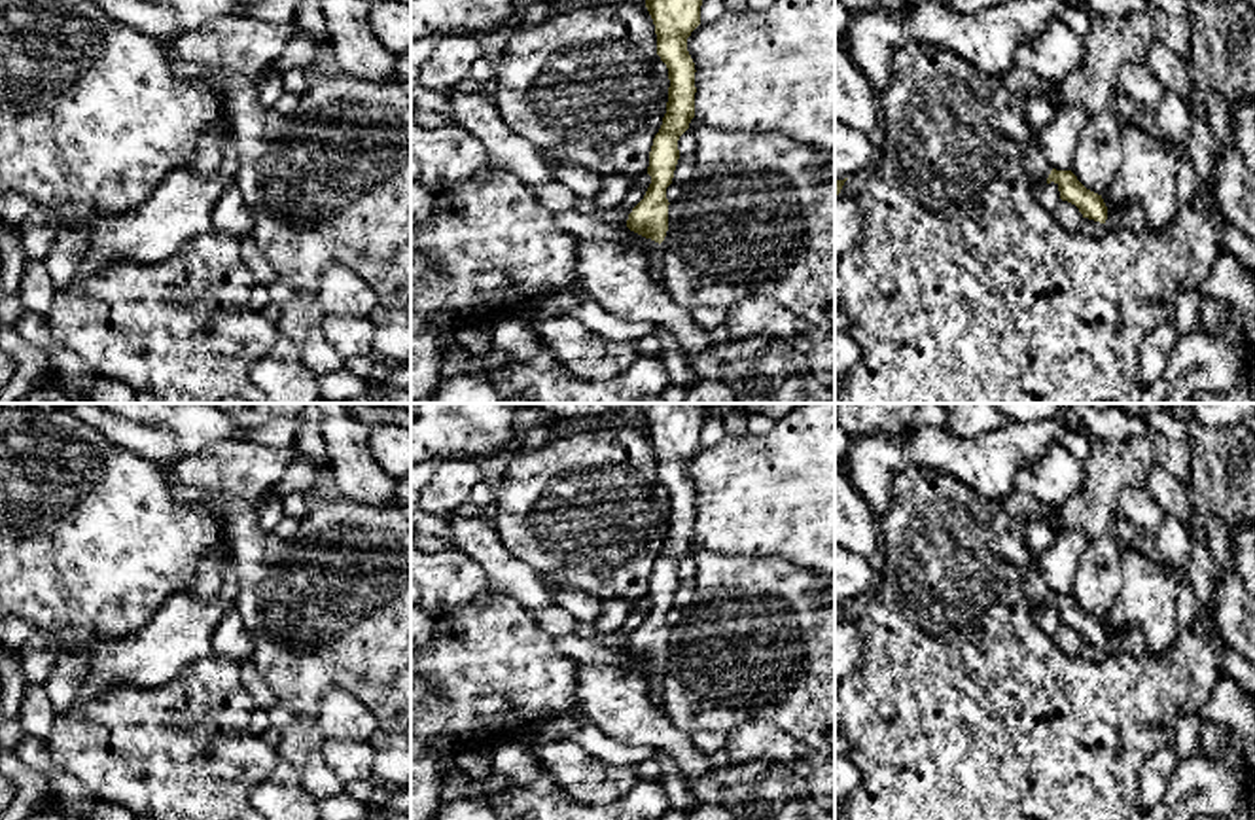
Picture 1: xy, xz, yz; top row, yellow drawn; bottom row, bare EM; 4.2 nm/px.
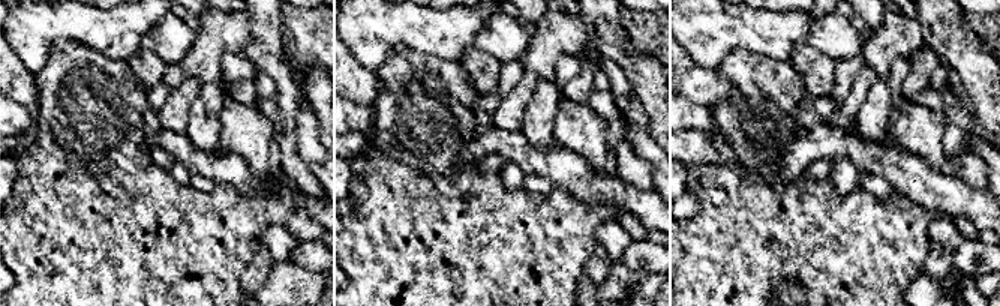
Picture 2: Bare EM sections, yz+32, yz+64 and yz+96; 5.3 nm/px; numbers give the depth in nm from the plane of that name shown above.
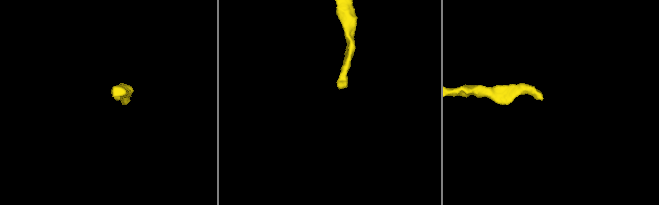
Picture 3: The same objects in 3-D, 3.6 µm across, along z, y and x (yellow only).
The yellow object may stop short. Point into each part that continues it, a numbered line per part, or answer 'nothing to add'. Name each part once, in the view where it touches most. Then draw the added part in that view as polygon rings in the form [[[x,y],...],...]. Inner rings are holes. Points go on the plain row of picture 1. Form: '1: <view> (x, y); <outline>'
1: yz (1131, 641); [[[1140,629],[1109,633],[1105,648],[1109,653],[1130,653],[1134,657],[1153,655],[1147,650],[1145,638]]]

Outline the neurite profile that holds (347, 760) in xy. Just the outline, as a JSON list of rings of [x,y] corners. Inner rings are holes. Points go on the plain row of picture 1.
[[[324,739],[322,759],[343,784],[373,780],[375,750],[365,740]]]

